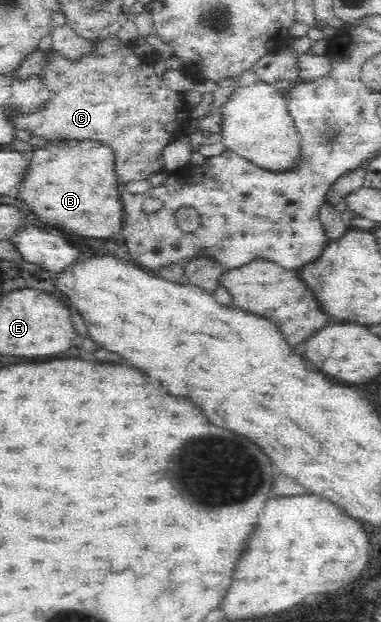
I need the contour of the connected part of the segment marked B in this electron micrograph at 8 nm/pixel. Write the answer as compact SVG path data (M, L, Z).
M88 140L50 142L34 150L26 178L18 186L20 200L26 202L24 209L32 210L40 222L66 234L110 240L123 231L125 204L121 197L122 185L117 179L115 154L110 146Z

